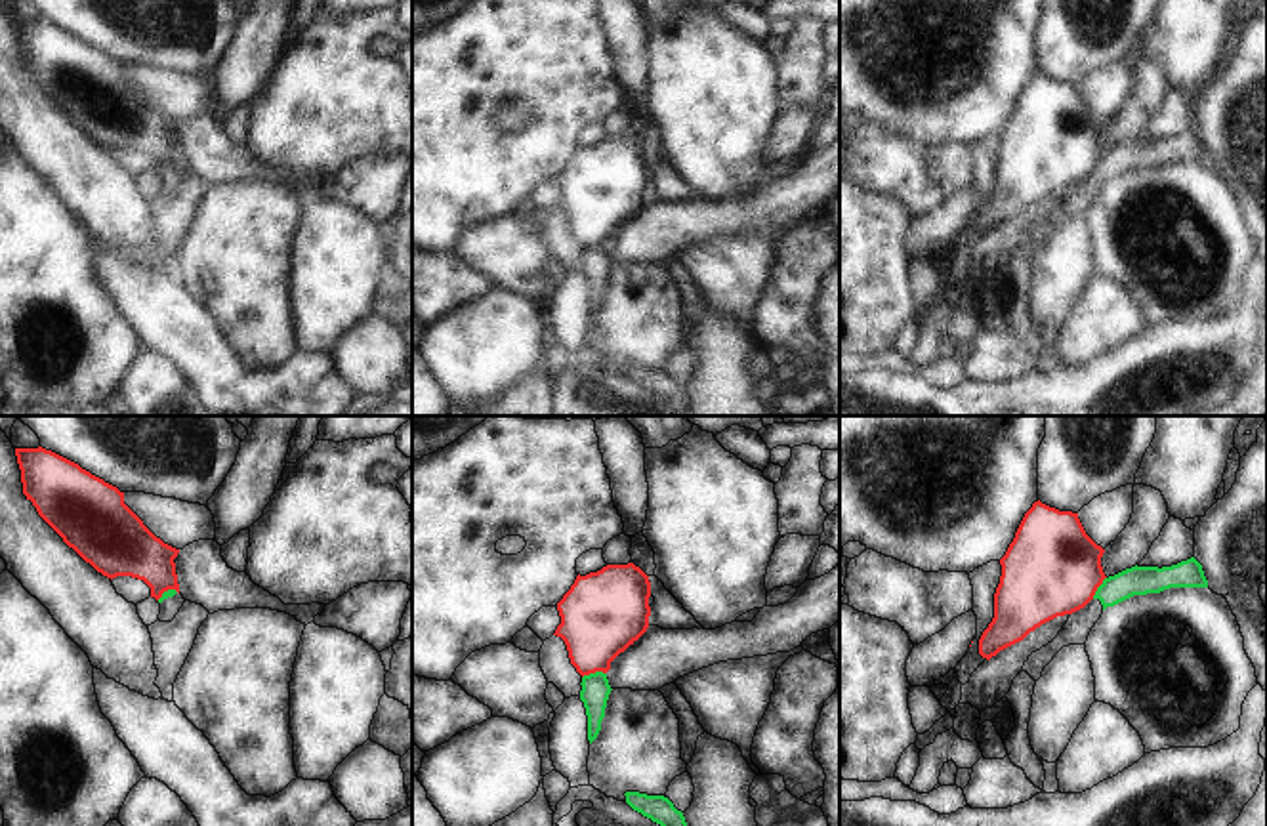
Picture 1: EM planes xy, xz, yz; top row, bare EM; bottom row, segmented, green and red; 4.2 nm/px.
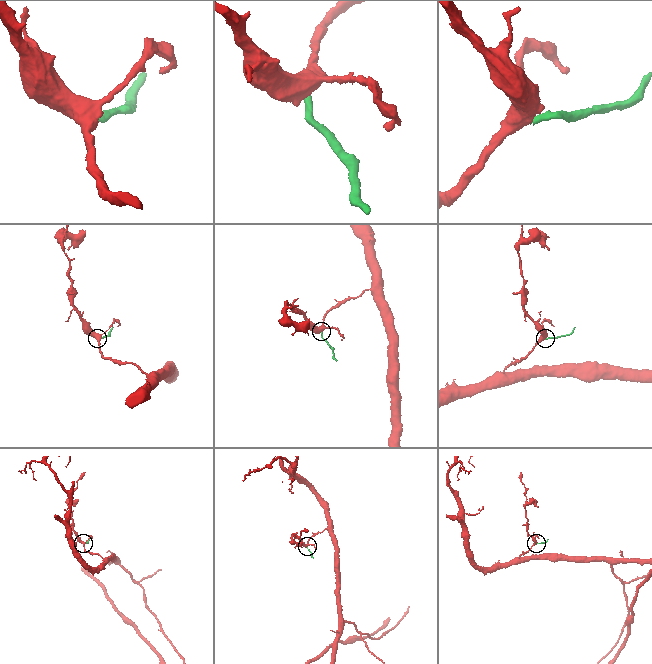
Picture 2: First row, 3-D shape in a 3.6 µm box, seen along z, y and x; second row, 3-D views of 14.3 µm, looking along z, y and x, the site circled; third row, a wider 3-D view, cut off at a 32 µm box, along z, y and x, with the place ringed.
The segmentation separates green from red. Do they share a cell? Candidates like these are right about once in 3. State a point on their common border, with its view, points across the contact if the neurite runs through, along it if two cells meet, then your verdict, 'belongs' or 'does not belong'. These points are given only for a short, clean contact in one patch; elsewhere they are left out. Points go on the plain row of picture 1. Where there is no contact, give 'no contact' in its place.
contact xz (596, 245); border xz (605, 245), (590, 245), (582, 250); does not belong

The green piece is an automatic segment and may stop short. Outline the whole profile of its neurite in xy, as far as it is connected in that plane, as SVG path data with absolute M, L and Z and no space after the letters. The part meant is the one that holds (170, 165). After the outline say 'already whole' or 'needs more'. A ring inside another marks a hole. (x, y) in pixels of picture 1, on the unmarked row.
M168 162L162 166L158 176L160 176L158 193L160 195L172 195L176 191L176 187L179 185L179 181L183 179L185 172L176 162Z; needs more

